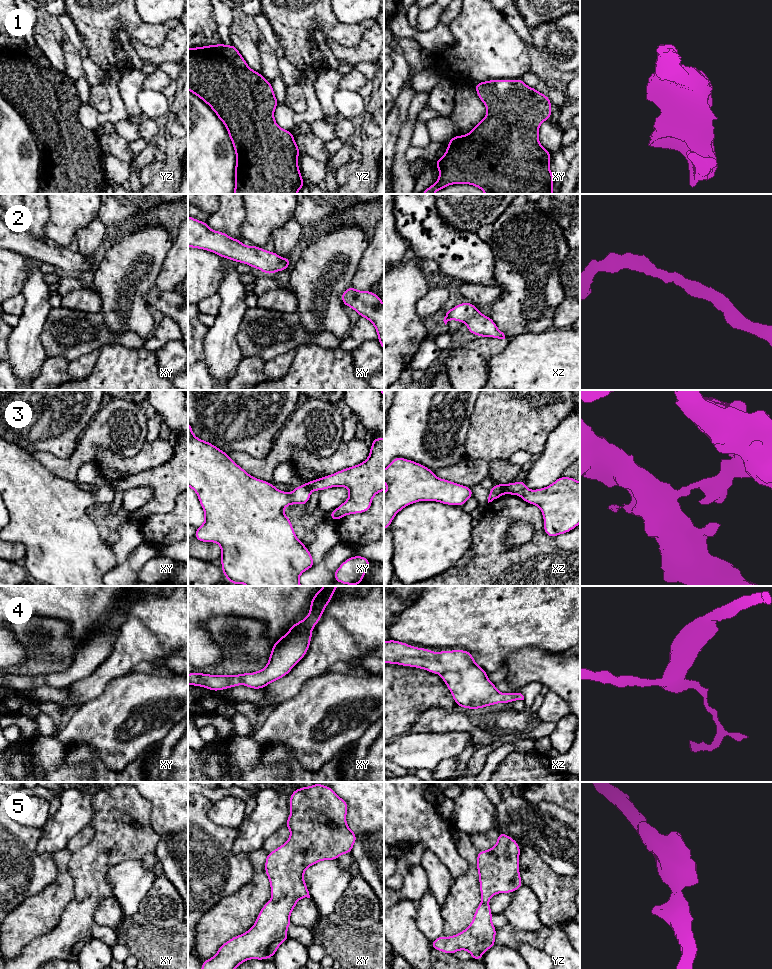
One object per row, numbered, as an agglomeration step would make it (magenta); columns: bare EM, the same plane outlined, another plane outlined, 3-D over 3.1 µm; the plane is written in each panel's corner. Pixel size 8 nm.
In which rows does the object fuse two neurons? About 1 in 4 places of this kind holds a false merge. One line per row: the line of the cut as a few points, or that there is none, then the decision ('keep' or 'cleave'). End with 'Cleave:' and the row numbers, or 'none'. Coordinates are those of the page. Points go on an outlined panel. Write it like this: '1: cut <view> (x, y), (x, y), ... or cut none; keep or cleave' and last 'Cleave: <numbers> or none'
1: cut none; keep
2: cut none; keep
3: cut xz (503, 485), (505, 492); cleave
4: cut none; keep
5: cut none; keep
Cleave: 3

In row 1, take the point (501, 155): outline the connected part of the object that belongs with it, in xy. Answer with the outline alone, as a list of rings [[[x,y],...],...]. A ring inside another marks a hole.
[[[522,79],[489,80],[477,83],[475,90],[487,108],[486,116],[466,135],[455,135],[448,141],[445,154],[434,164],[438,167],[439,178],[422,194],[434,194],[452,184],[470,184],[485,194],[554,194],[554,175],[549,165],[551,153],[539,143],[539,127],[552,114],[548,96],[528,87]]]

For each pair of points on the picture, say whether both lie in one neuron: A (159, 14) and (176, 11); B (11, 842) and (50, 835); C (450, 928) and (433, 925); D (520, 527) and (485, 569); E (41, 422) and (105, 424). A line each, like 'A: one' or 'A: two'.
A: one
B: two
C: two
D: two
E: two

